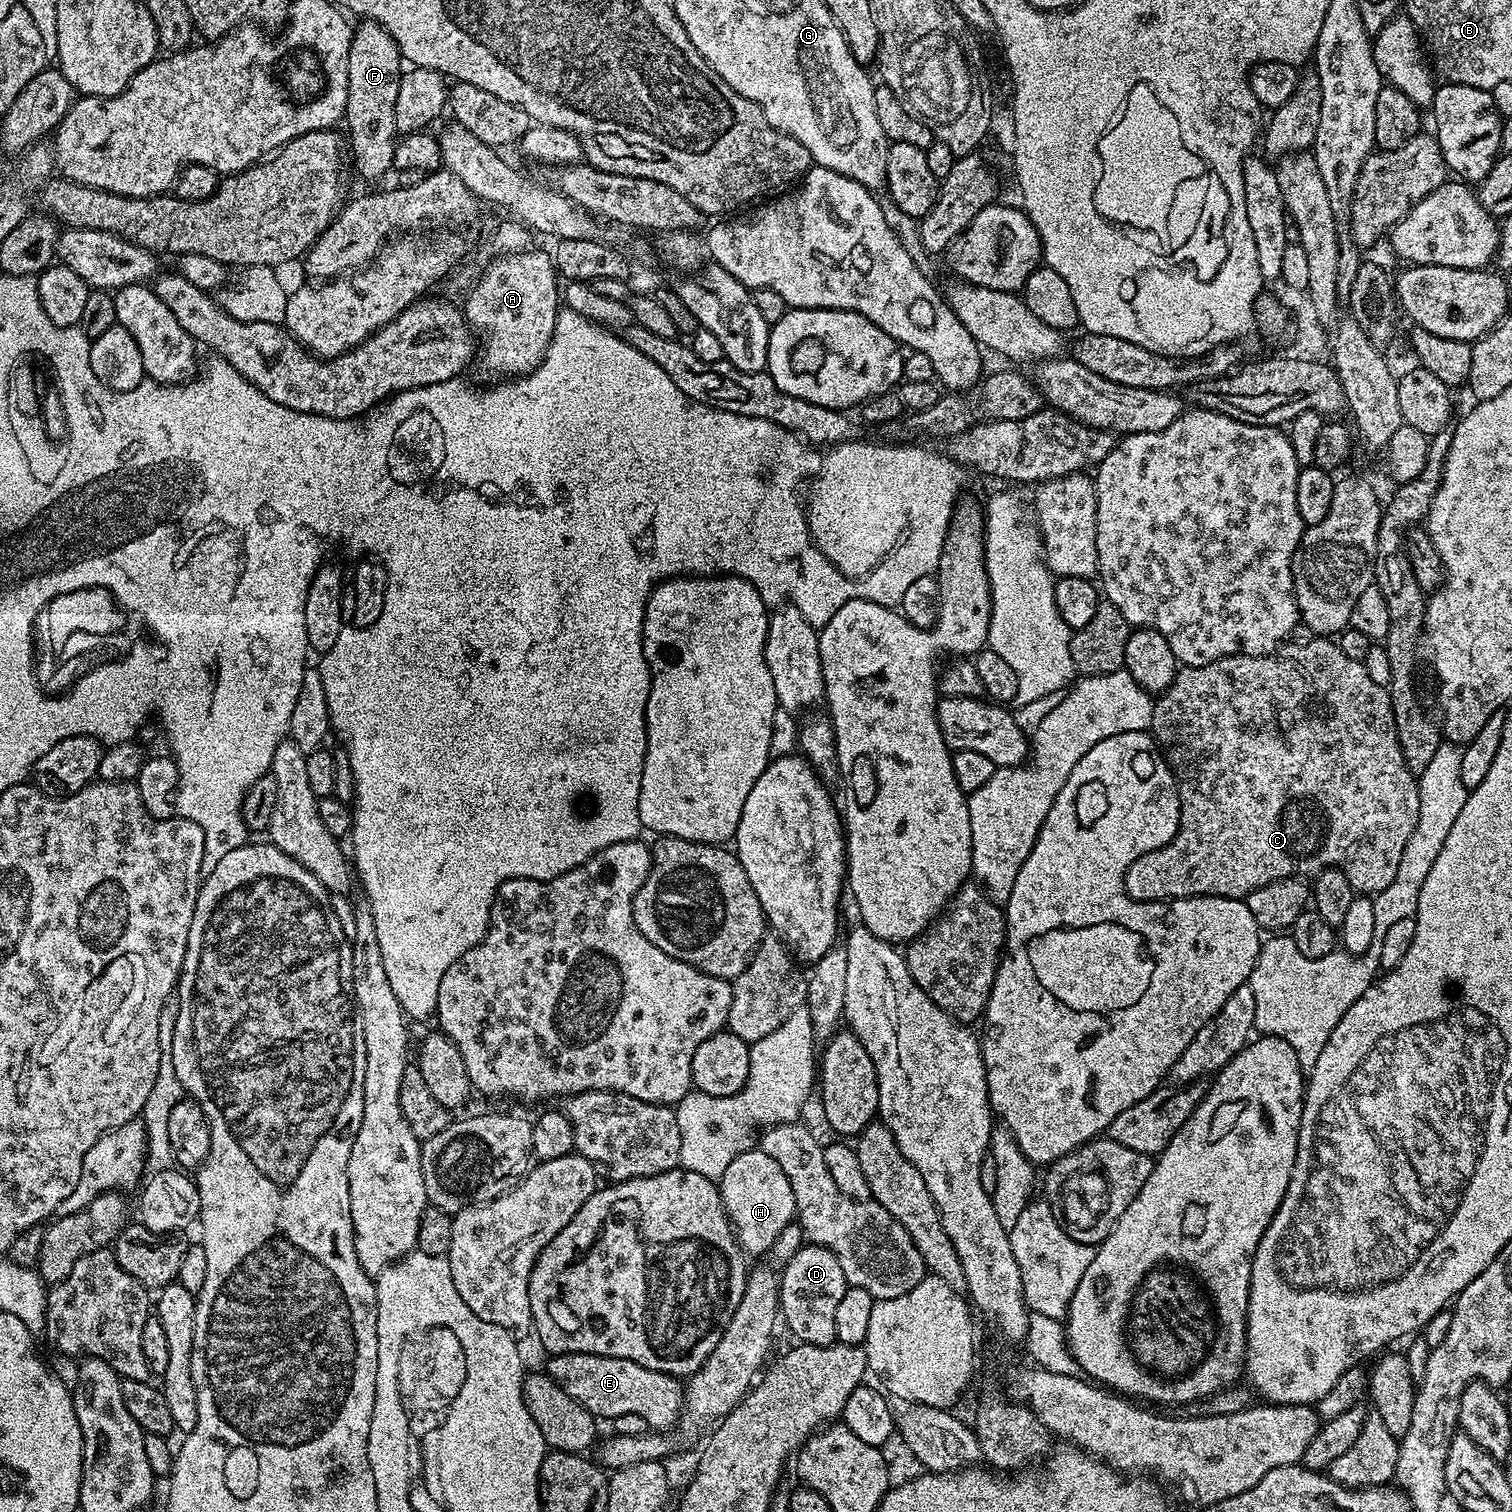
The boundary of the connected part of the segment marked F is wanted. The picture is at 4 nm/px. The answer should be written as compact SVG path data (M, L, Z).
M361 19L355 25L348 55L348 89L343 123L348 124L350 156L356 159L356 172L364 180L380 180L393 171L398 86L402 75L402 57L394 38L378 22Z

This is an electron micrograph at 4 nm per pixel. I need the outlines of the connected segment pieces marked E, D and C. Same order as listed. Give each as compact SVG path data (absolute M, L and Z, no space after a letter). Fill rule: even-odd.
M562 1352L549 1360L552 1361L546 1367L547 1375L552 1377L555 1384L562 1386L570 1398L577 1400L597 1418L611 1418L633 1412L646 1418L652 1430L671 1430L677 1427L681 1419L686 1388L679 1376L646 1370L646 1366L638 1366L638 1362L630 1362L626 1358L610 1358L598 1354Z
M805 1243L804 1248L798 1250L798 1254L794 1254L794 1258L790 1258L790 1262L780 1272L780 1315L783 1323L788 1323L789 1330L801 1344L826 1346L837 1343L834 1334L836 1308L848 1288L838 1258L834 1258L828 1248Z
M1328 638L1308 639L1312 640L1306 641L1305 644L1285 642L1268 656L1227 656L1221 660L1210 662L1206 666L1198 666L1197 668L1181 667L1177 671L1174 682L1170 687L1155 697L1153 722L1150 732L1164 759L1167 760L1169 768L1172 769L1176 777L1180 790L1180 828L1177 830L1176 836L1165 848L1159 848L1153 852L1142 854L1128 867L1124 875L1124 893L1131 900L1185 900L1188 896L1225 896L1231 900L1239 900L1246 898L1254 890L1258 890L1275 880L1285 880L1291 876L1312 878L1315 877L1317 872L1321 872L1327 868L1342 869L1350 882L1353 893L1356 894L1375 894L1386 890L1386 886L1390 886L1390 882L1394 882L1394 874L1398 874L1398 862L1402 859L1402 850L1406 850L1406 842L1410 842L1410 834L1414 834L1414 830L1418 826L1418 790L1420 789L1420 785L1417 777L1406 766L1406 758L1402 758L1402 746L1398 746L1398 734L1394 726L1394 710L1388 697L1387 687L1374 682L1370 678L1370 674L1366 674L1366 666L1362 660L1346 658L1346 654L1342 654L1339 643L1333 642Z

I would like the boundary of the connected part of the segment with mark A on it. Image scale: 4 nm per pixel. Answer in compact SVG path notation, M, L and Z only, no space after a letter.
M529 250L526 252L512 252L508 256L498 256L491 261L492 265L484 272L484 277L477 282L472 288L472 293L468 296L468 301L462 304L462 311L464 319L468 321L469 328L478 337L478 364L485 368L488 372L497 372L497 377L500 378L515 378L517 376L527 376L528 373L539 366L542 362L542 358L546 354L546 350L550 346L552 336L556 332L556 314L562 307L562 284L558 279L558 273L556 271L556 261L551 255L548 256L544 252L535 252L535 250Z

